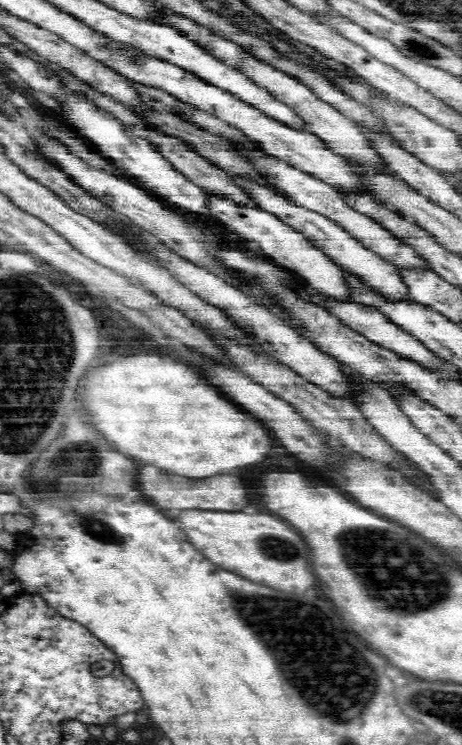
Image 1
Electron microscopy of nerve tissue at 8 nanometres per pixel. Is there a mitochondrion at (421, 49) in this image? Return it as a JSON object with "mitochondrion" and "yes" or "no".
{"mitochondrion":"yes"}

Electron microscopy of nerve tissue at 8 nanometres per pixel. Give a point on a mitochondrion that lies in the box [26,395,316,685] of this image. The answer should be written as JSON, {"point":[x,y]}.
{"point":[81,461]}

